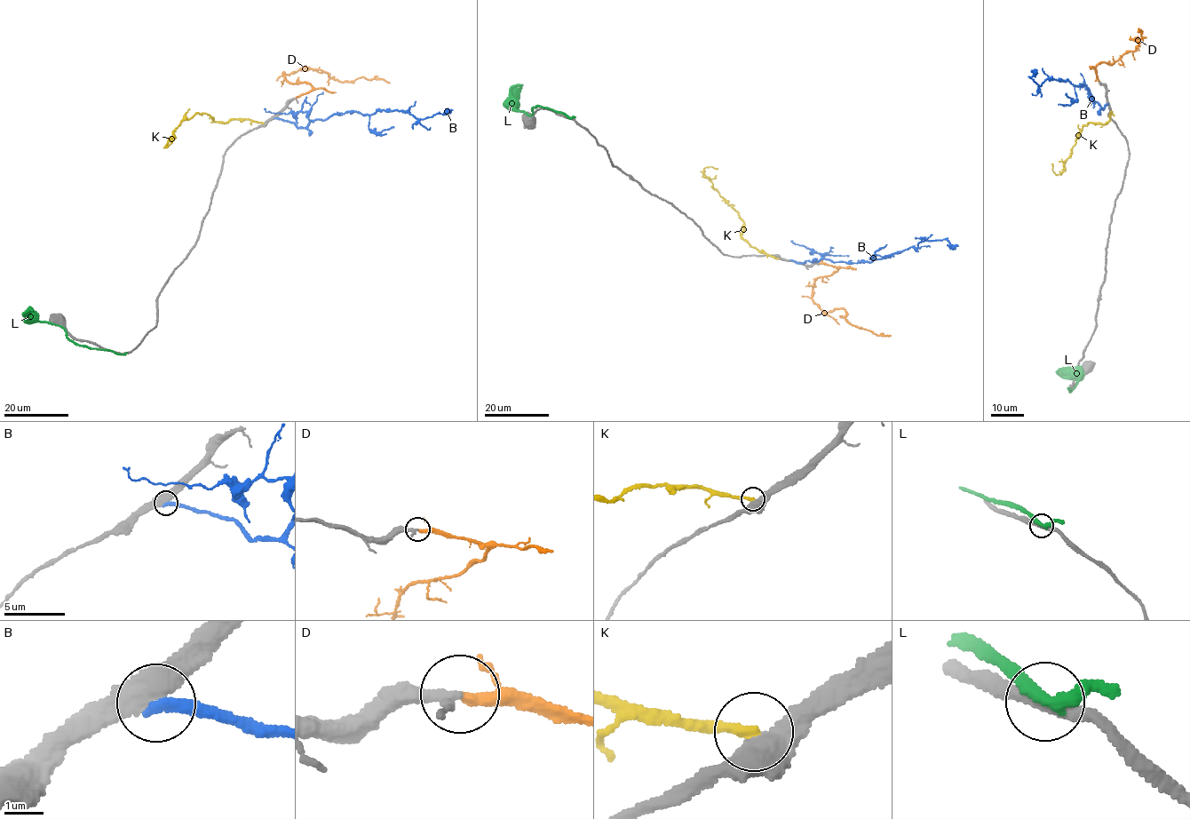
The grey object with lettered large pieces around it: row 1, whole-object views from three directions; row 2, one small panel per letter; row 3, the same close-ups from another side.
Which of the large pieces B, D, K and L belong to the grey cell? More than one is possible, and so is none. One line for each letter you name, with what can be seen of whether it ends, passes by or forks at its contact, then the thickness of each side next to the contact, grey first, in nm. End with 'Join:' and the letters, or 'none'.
D: it passes by; 200 nm thick on the grey side, 200 nm on the other
Join: D

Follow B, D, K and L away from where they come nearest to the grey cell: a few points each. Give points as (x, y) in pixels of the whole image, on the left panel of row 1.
B: (275, 118), (297, 128), (356, 111), (367, 115), (382, 109), (408, 111), (419, 119), (452, 110)
D: (296, 98), (312, 86), (289, 83), (282, 74), (301, 68), (320, 68), (342, 82), (364, 77), (390, 83)
K: (263, 123), (234, 118), (225, 123), (214, 121), (208, 114), (197, 113), (181, 122), (166, 147), (175, 137)
L: (121, 353), (76, 344), (67, 337), (66, 330), (43, 322), (28, 311), (33, 311)

